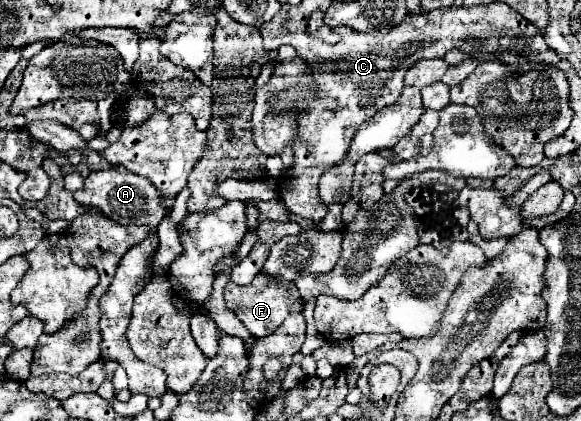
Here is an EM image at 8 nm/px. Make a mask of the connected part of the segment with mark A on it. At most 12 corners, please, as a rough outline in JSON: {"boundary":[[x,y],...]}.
{"boundary":[[120,168],[90,172],[74,192],[118,224],[156,228],[158,190]]}

